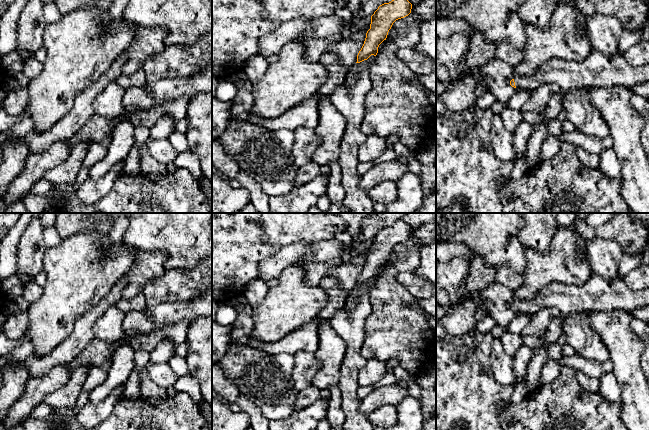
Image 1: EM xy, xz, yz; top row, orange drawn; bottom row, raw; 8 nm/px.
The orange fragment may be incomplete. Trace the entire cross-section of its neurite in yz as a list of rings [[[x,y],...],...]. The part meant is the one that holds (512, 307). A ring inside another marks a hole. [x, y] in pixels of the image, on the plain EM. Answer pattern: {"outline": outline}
{"outline": [[[593,272],[583,285],[553,281],[529,300],[514,299],[510,309],[532,315],[543,308],[556,308],[563,316],[575,312],[623,310],[631,313],[649,306],[649,289],[632,291],[624,280],[606,279]]]}

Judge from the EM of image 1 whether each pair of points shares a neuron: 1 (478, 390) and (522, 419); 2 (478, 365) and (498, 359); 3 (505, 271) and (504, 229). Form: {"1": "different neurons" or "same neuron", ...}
{"1": "different neurons", "2": "different neurons", "3": "different neurons"}

